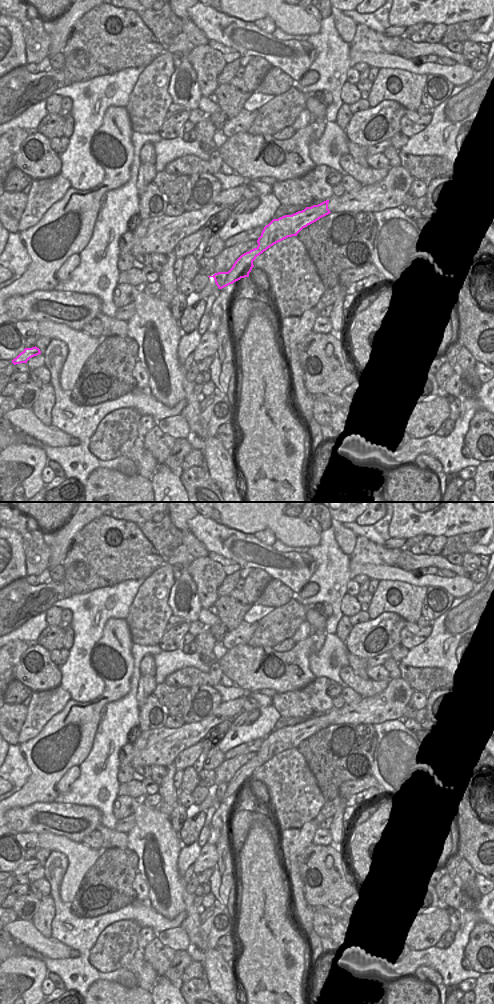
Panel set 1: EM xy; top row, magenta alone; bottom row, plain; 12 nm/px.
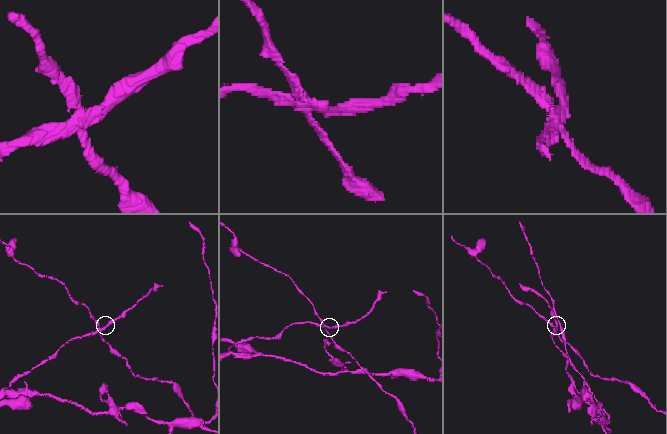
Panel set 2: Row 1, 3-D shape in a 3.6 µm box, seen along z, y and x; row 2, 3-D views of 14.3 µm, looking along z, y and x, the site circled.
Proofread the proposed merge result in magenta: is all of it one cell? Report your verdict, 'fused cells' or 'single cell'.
fused cells

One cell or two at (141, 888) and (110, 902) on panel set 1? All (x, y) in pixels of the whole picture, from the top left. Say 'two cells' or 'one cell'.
two cells

